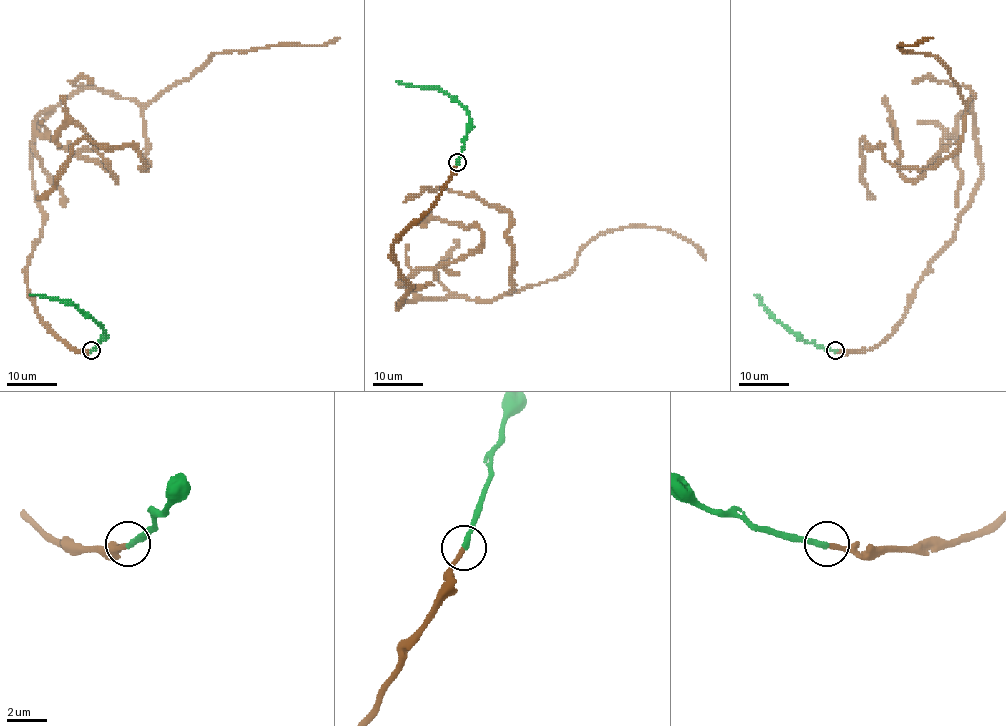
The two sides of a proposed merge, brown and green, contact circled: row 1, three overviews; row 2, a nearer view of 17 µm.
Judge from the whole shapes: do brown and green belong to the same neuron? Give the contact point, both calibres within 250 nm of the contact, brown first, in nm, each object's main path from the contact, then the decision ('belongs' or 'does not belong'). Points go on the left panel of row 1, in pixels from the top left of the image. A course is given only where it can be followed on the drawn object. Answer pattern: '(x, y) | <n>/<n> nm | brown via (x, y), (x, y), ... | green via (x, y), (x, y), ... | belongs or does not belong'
(91, 350) | 240/280 nm | brown via (91, 351), (27, 281), (32, 147), (83, 89), (139, 105), (148, 167), (81, 138), (38, 196) | green via (91, 351), (105, 334), (91, 317), (72, 304), (30, 294) | belongs

